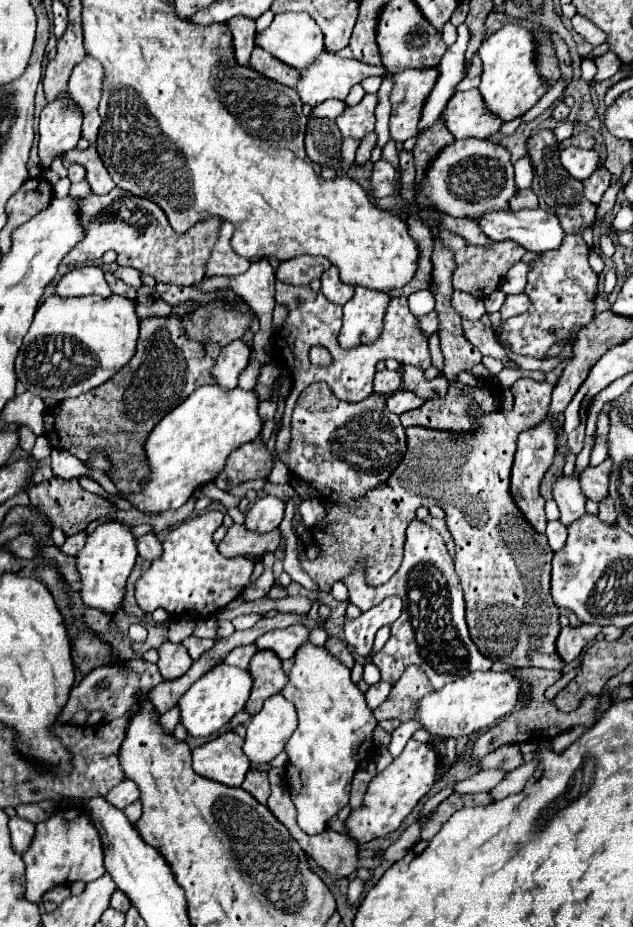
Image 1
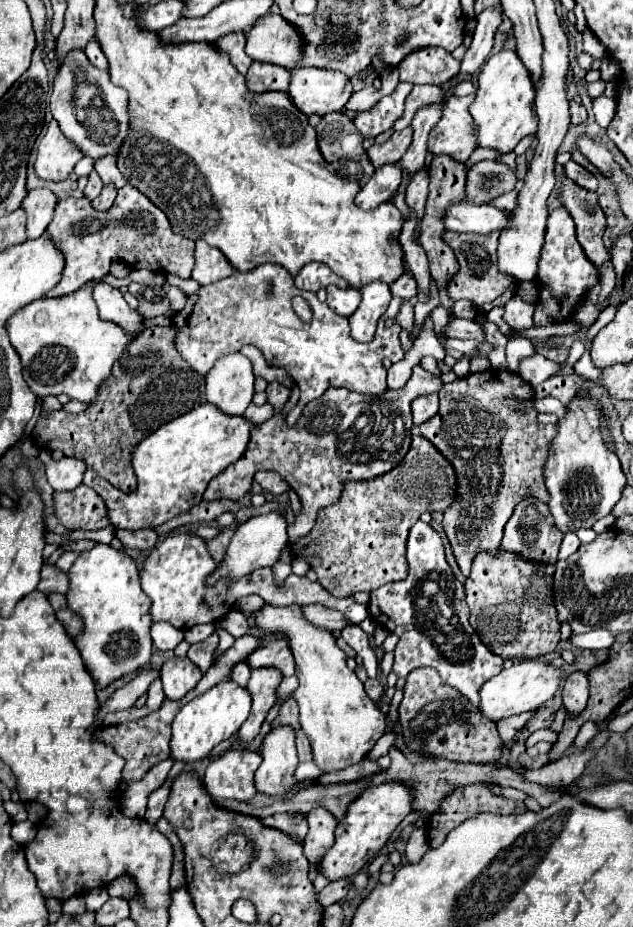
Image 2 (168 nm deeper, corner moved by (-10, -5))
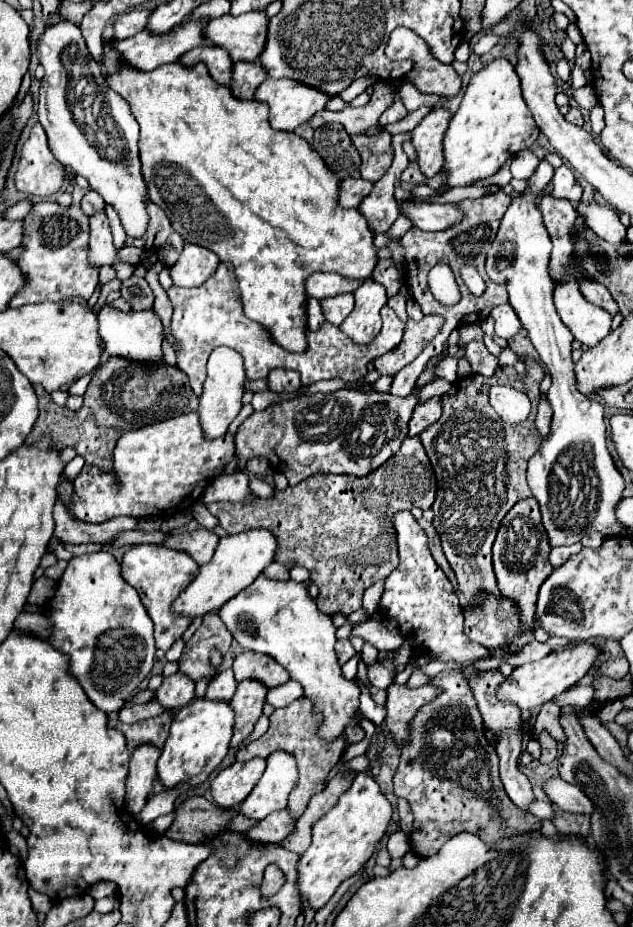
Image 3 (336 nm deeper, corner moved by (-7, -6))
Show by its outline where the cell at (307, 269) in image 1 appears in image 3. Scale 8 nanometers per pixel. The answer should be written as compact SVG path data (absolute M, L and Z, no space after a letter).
M313 273L305 281L305 289L307 289L309 297L325 299L325 297L341 295L341 293L351 293L361 283L363 281L359 281L359 279L347 279L337 273Z

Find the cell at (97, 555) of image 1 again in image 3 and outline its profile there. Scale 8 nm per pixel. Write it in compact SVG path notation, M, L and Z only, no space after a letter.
M105 551L85 553L81 557L73 557L57 583L55 597L49 603L47 615L53 621L53 637L49 637L51 645L71 657L69 669L83 685L87 697L101 711L119 711L125 701L137 691L139 683L151 671L155 663L155 641L153 641L153 623L147 615L139 593L131 587L121 575L121 563Z

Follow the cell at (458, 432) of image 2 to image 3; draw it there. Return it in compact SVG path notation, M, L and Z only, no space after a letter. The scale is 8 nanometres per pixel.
M531 357L523 359L527 363L527 373L523 377L517 375L513 367L499 367L491 377L471 373L457 379L451 389L441 395L441 419L419 435L437 477L437 497L431 507L435 513L433 527L441 537L449 565L457 575L459 591L467 599L471 599L475 591L499 591L491 561L493 541L507 511L519 499L531 497L525 469L527 461L543 441L533 421L535 415L529 415L527 421L511 427L503 423L489 405L489 389L503 383L523 391L533 407L537 407L539 383L545 373Z

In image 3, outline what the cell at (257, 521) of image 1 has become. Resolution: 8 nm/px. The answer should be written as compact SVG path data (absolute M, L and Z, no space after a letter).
M249 529L249 531L241 531L237 535L221 537L213 559L207 565L201 565L199 575L175 599L173 611L177 615L199 617L199 615L209 613L211 609L223 607L229 599L233 599L247 585L251 585L267 565L271 565L275 561L275 551L277 551L277 539L267 529Z

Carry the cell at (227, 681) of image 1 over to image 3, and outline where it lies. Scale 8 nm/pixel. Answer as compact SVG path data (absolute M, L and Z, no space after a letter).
M203 697L203 699L191 701L189 705L177 711L177 715L173 717L163 753L157 763L157 775L167 789L183 781L189 781L191 787L197 787L217 769L217 765L229 753L229 741L231 741L233 723L235 723L235 711L231 709L233 707L229 705L229 701L213 701Z

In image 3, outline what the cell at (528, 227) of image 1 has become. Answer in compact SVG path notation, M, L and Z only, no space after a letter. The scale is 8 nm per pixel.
M415 203L403 205L403 213L409 215L415 227L423 231L443 231L457 225L465 213L453 203Z

